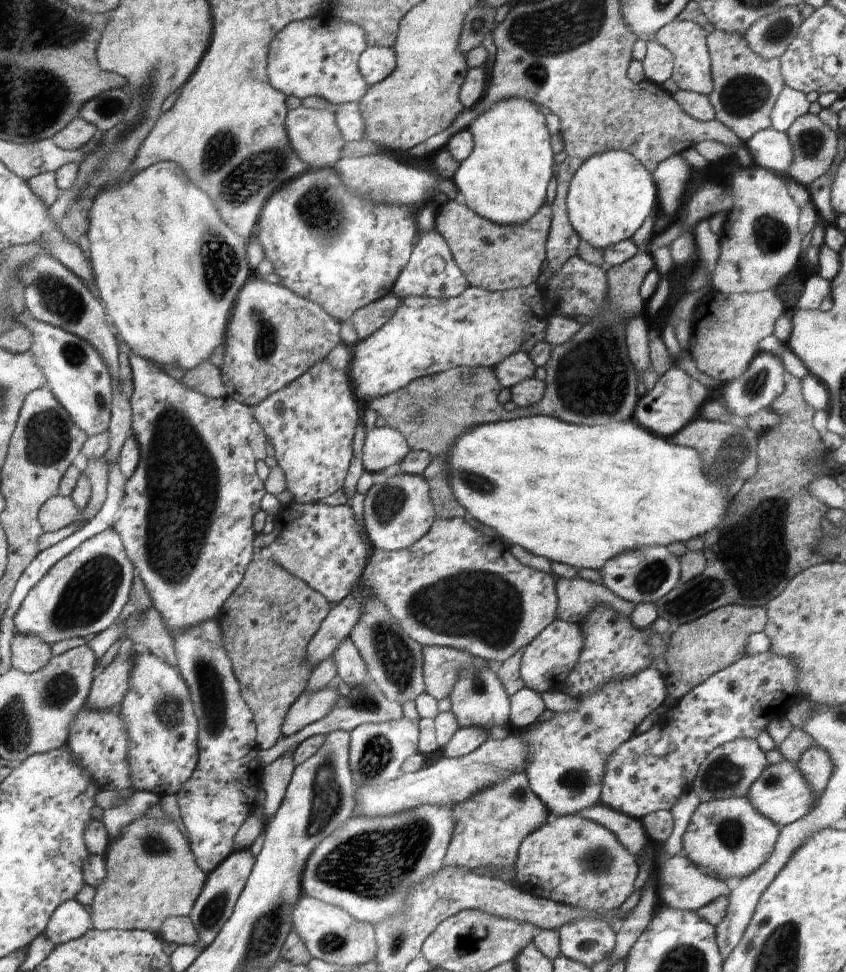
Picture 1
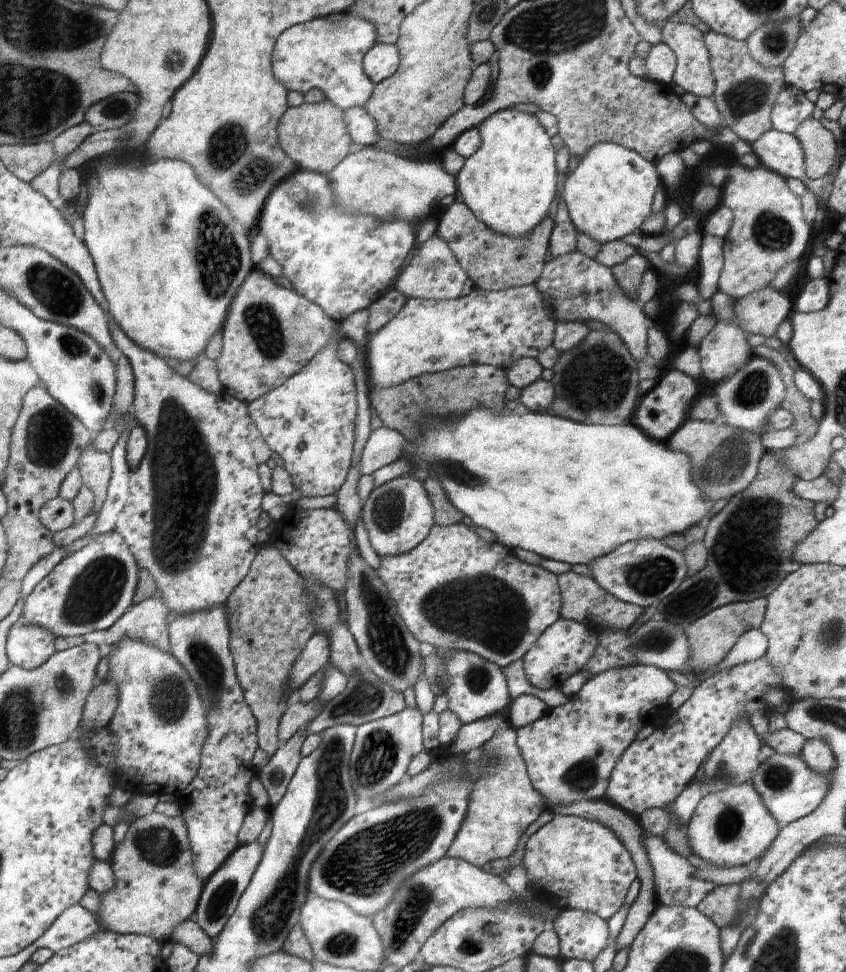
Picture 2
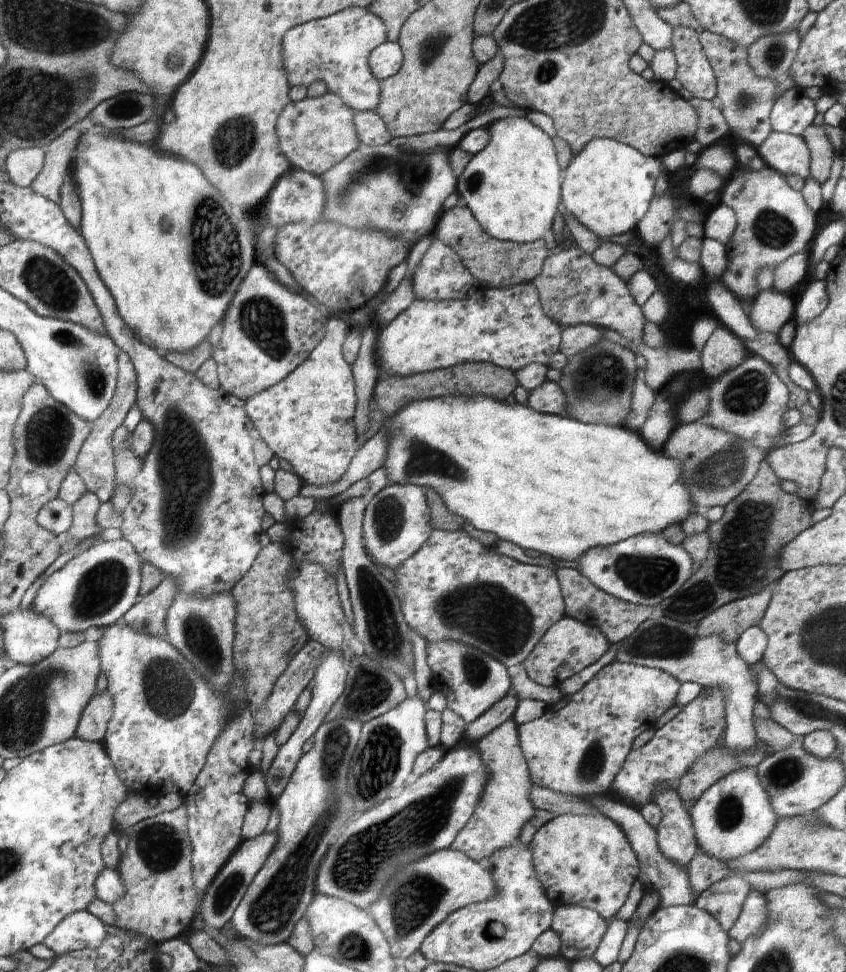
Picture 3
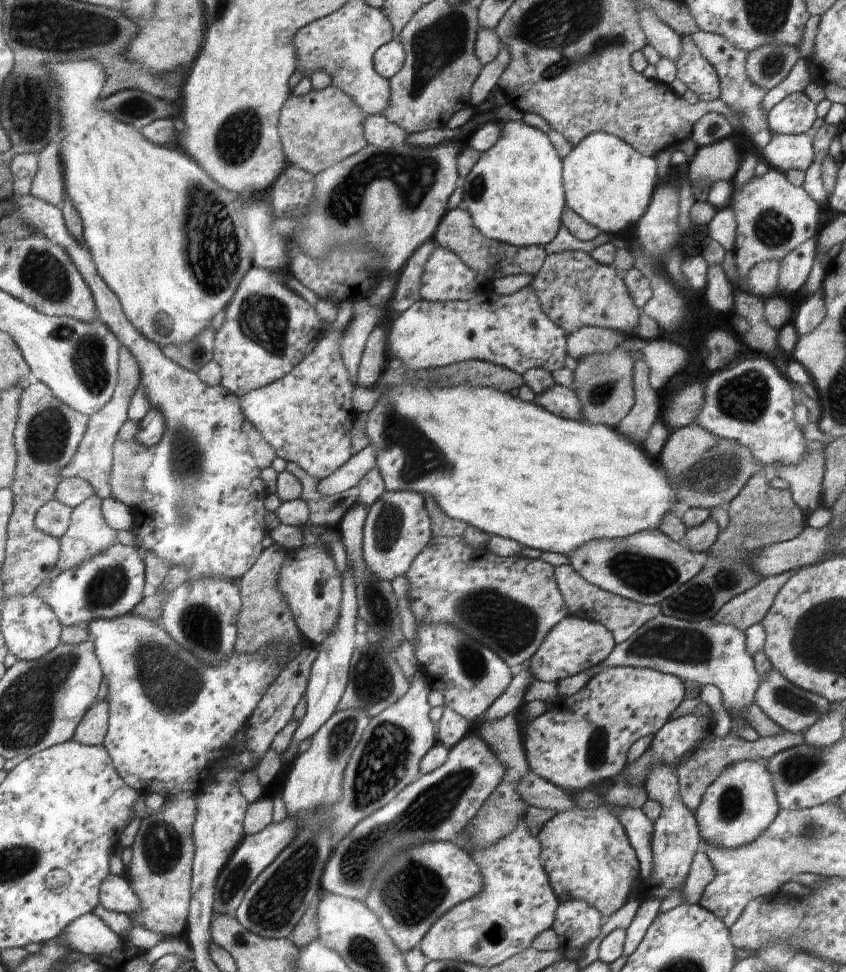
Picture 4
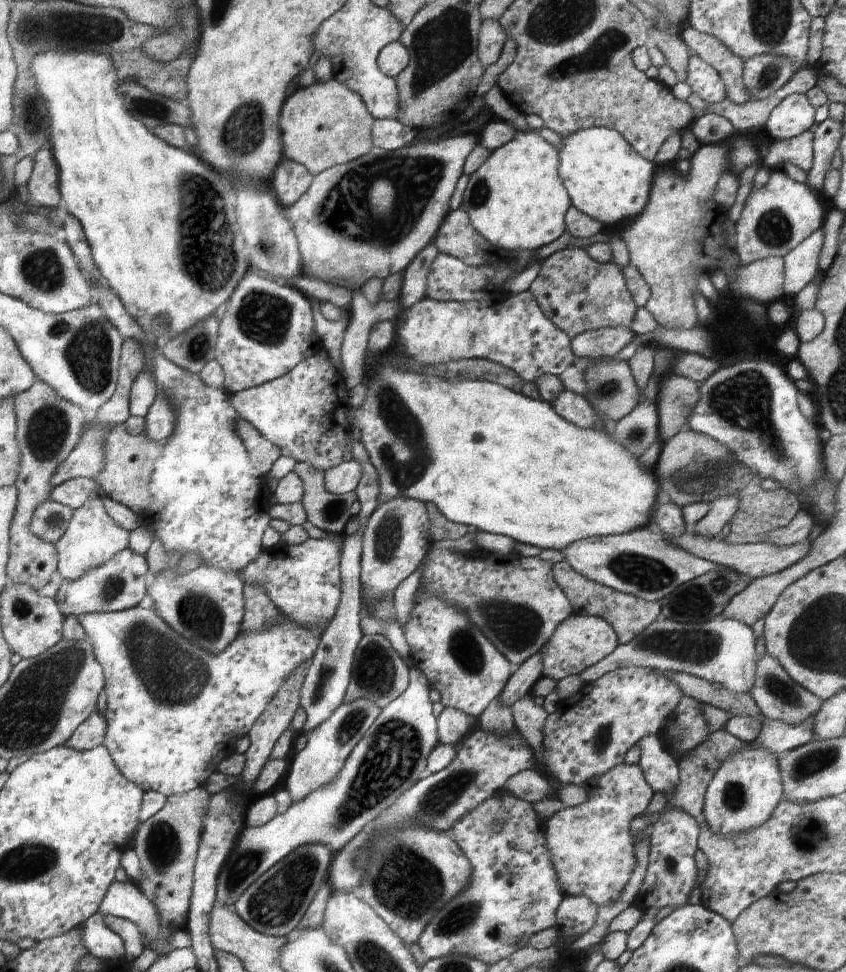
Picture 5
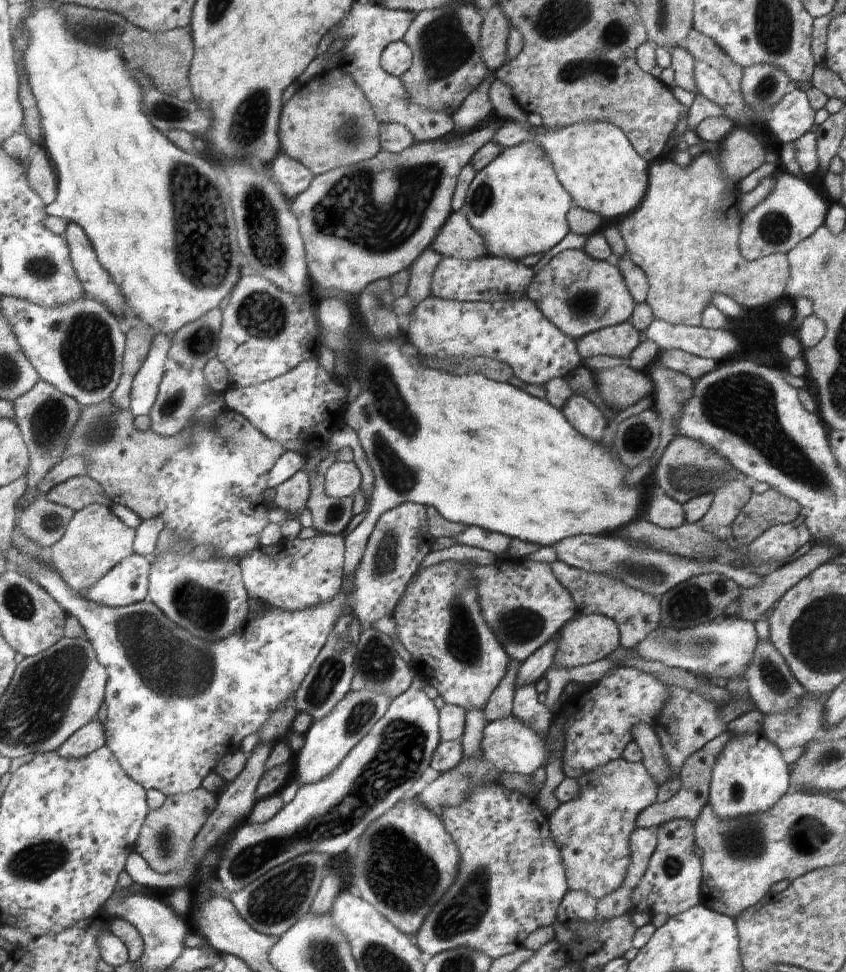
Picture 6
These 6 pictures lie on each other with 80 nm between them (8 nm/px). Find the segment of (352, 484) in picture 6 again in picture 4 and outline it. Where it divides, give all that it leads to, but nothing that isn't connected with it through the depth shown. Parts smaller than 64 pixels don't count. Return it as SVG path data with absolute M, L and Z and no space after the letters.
M362 442L362 446L353 459L343 468L338 468L333 475L318 482L318 492L324 496L336 495L356 487L360 480L368 473L368 470L376 467L374 458L374 446Z

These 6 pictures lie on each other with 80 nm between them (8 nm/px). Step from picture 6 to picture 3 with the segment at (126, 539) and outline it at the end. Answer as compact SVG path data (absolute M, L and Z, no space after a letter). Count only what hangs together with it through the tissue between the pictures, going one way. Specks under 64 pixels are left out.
M89 491L73 505L73 527L60 537L62 554L76 551L77 555L84 552L82 544L87 544L90 538L94 538L94 536L98 536L98 532L102 532L102 528L98 528L98 524L96 524L100 506L100 498Z

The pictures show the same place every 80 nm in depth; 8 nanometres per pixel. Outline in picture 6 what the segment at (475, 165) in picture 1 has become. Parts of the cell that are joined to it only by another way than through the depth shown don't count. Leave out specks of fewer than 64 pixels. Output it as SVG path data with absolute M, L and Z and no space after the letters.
M527 142L503 149L477 172L461 211L484 238L492 256L518 261L556 246L568 234L568 212L573 207L573 197L556 176L549 154L540 145Z

